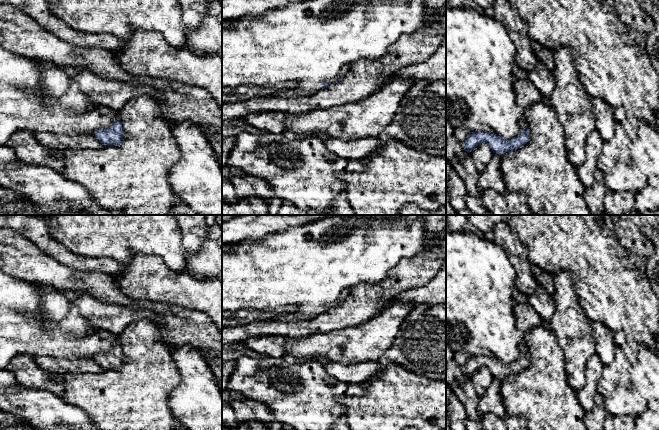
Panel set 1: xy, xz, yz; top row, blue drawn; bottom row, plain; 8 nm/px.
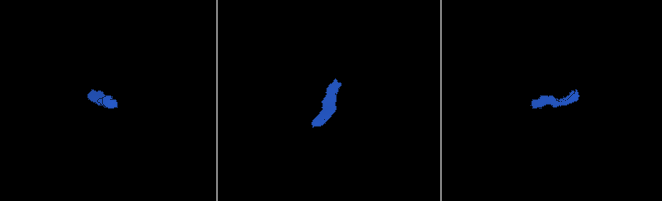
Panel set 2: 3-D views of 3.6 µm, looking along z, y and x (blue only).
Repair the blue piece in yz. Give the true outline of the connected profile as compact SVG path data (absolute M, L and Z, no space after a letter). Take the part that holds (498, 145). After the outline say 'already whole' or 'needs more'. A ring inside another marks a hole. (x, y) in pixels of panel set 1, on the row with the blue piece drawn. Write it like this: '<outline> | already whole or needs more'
M525 117L520 119L521 133L511 140L504 140L495 133L487 132L470 132L467 140L461 143L464 150L471 152L476 146L481 143L486 143L490 146L493 153L503 155L506 152L516 150L530 141L530 129Z | needs more

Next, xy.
M97 105L100 111L112 118L113 123L108 128L98 129L92 134L104 146L119 145L123 140L123 127L118 112L108 107Z | needs more

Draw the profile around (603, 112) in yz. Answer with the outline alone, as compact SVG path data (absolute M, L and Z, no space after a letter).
M592 97L590 100L597 120L597 131L603 141L610 140L613 136L615 124L613 108L601 98Z

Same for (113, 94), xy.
M65 66L63 69L79 89L91 97L95 104L117 112L131 99L143 94L157 99L162 93L150 85L106 79L87 70L79 73L70 66Z

